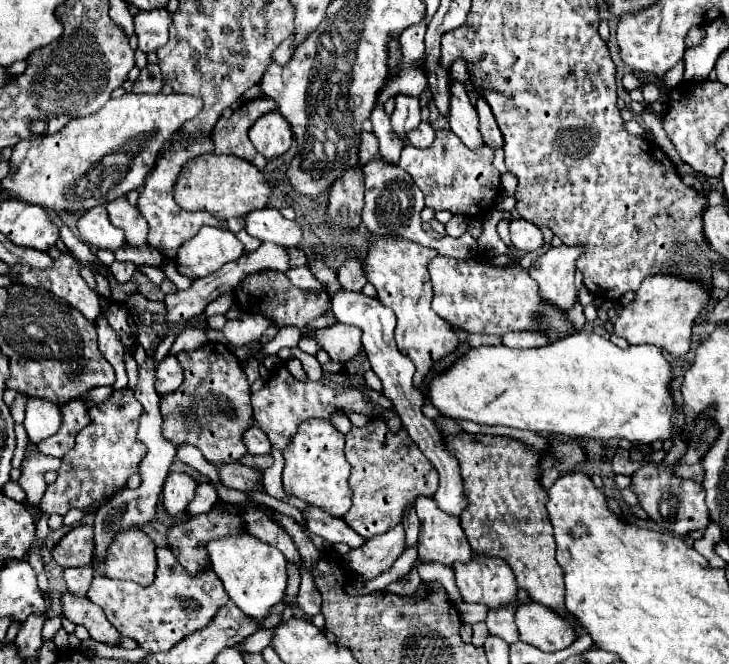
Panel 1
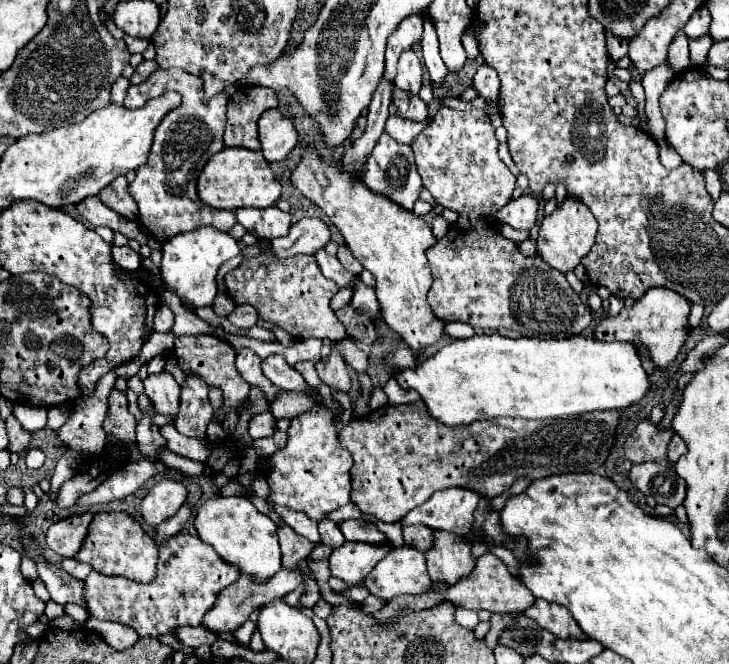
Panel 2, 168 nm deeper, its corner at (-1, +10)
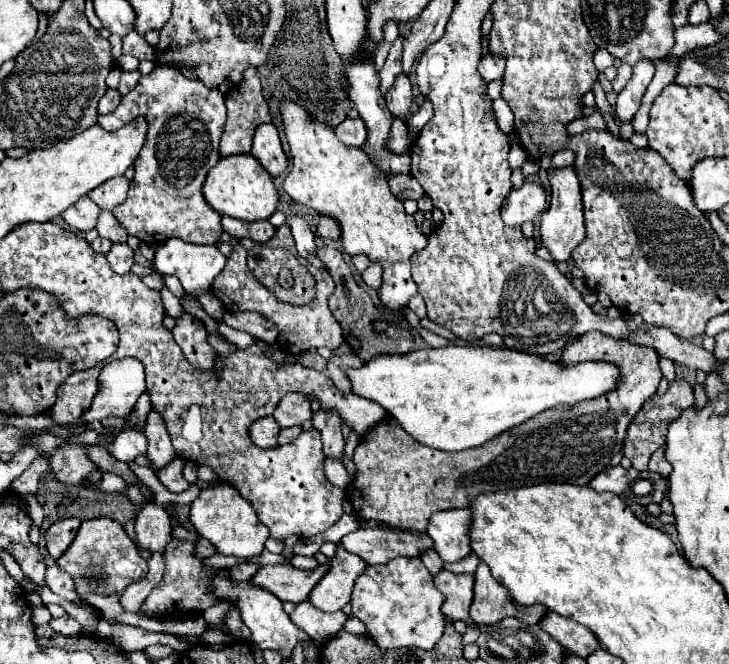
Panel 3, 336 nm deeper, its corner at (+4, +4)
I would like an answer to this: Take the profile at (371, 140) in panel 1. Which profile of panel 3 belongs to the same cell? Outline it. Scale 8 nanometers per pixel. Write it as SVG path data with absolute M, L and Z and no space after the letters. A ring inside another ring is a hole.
M345 118L337 128L335 128L335 134L337 138L345 144L345 146L357 146L361 148L365 144L365 138L367 138L367 132L365 132L365 124L361 118Z

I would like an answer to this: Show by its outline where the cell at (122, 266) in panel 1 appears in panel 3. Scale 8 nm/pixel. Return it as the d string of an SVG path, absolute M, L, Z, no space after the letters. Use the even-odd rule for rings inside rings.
M113 244L107 252L107 260L117 274L127 274L133 266L133 250L127 244Z

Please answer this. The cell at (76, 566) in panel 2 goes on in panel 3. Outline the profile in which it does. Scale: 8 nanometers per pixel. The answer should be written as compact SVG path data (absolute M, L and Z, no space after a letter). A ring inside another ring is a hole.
M57 564L47 568L45 582L51 588L51 592L55 592L57 596L61 596L63 600L77 600L79 598L77 590L73 586L73 578L69 578L69 574L65 574Z

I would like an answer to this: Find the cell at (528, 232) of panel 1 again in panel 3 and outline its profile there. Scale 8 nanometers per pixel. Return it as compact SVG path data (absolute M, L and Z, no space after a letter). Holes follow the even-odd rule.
M525 182L521 188L511 190L501 208L501 218L507 226L523 226L535 220L547 206L545 190L537 182Z

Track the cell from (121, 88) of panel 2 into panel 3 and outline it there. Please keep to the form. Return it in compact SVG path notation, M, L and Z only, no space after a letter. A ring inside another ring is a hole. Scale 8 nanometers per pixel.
M109 88L109 90L103 94L101 102L99 102L99 114L113 112L113 110L117 108L119 100L121 100L121 94L119 94L119 90L111 90L111 88Z

